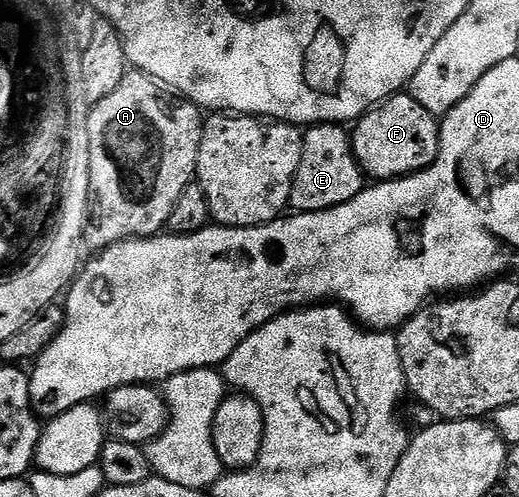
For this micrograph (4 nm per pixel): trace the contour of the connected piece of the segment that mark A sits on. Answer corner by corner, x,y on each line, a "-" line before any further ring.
140,71
126,72
123,83
107,99
99,99
99,103
92,105
85,121
90,139
91,204
83,241
88,248
90,245
93,251
100,251
120,241
151,237
168,226
175,199
183,195
188,185
194,184
202,124
202,110
192,101
170,95

